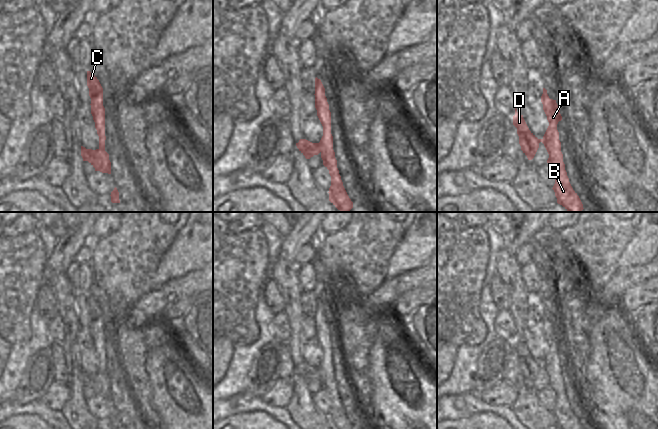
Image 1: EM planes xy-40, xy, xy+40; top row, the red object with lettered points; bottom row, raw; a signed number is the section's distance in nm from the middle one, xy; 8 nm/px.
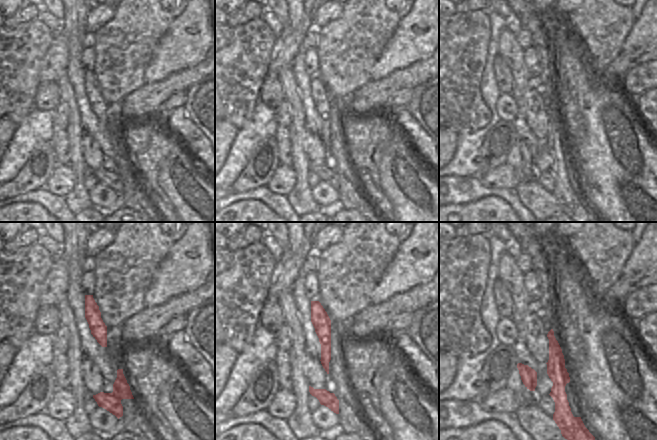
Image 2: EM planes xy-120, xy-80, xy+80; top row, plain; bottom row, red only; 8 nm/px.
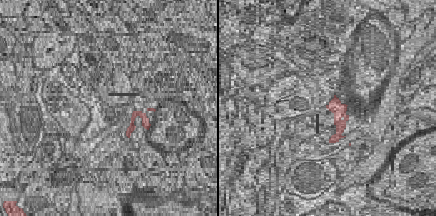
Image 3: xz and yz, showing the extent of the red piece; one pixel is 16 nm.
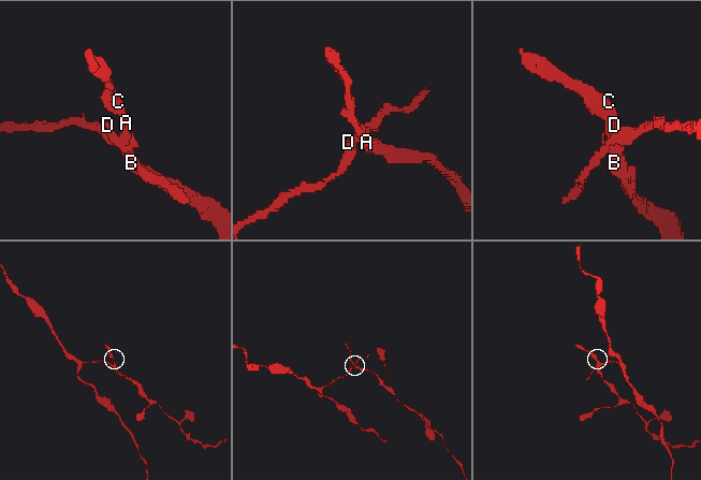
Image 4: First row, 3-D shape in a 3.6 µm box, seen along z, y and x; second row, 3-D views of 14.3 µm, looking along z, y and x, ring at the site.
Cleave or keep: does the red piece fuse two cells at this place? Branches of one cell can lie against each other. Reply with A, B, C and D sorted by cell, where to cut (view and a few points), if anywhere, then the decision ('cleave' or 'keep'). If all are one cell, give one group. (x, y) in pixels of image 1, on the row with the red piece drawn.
A B C / D; cut in xy along (318, 143), (320, 151); cleave

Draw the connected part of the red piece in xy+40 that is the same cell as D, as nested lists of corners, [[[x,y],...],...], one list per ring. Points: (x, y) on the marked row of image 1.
[[[516,108],[515,115],[513,116],[513,125],[517,128],[521,150],[527,156],[528,160],[532,160],[539,148],[539,143],[543,142],[543,139],[538,139],[529,130],[523,115],[520,115]]]

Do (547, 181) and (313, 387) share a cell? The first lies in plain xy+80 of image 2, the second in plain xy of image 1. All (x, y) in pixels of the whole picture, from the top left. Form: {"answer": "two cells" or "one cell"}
{"answer": "two cells"}

